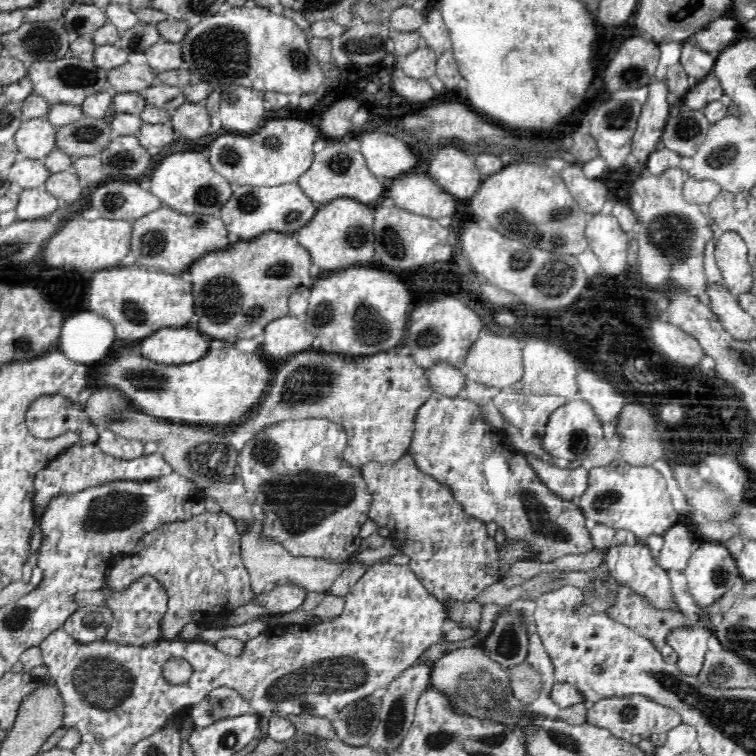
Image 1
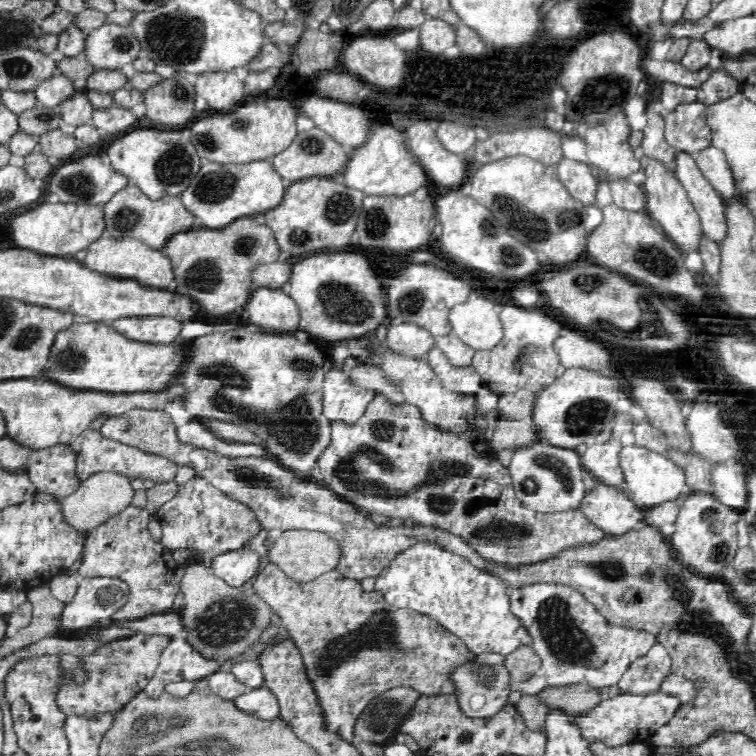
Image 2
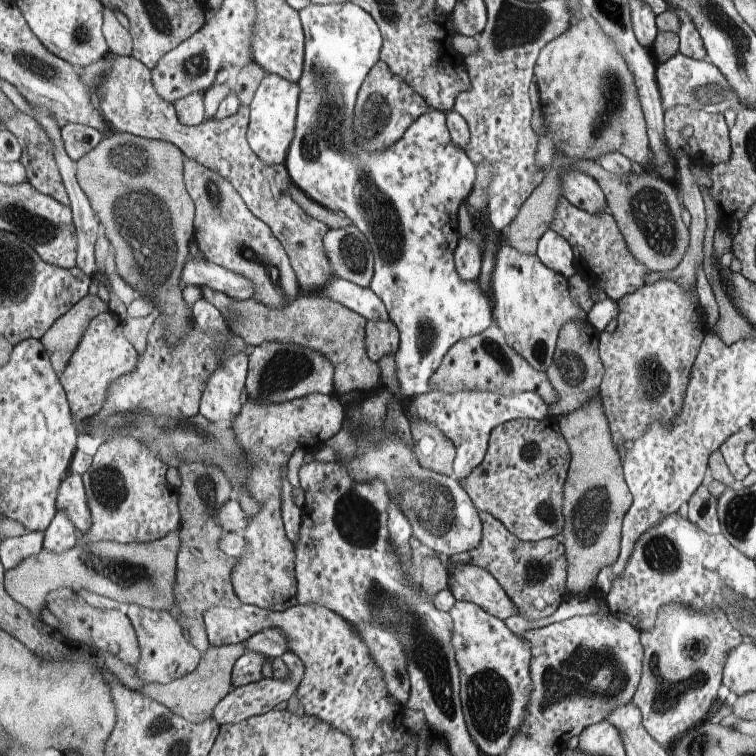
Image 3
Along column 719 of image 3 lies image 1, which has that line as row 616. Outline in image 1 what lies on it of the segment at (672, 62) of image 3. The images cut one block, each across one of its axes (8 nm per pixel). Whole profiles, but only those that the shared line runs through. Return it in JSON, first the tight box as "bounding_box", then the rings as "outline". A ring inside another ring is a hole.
{"bounding_box":[63,605,114,644],"outline":[[[86,605],[78,608],[64,622],[63,629],[82,644],[90,644],[103,640],[114,622],[113,611],[110,609]]]}

